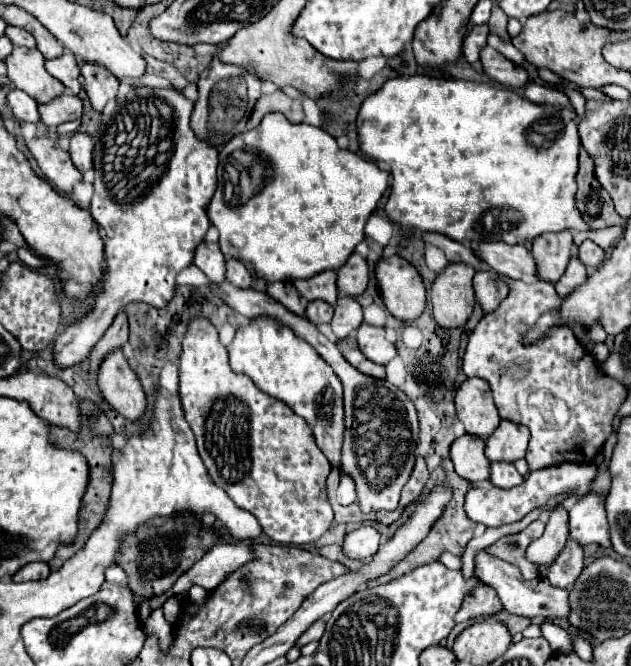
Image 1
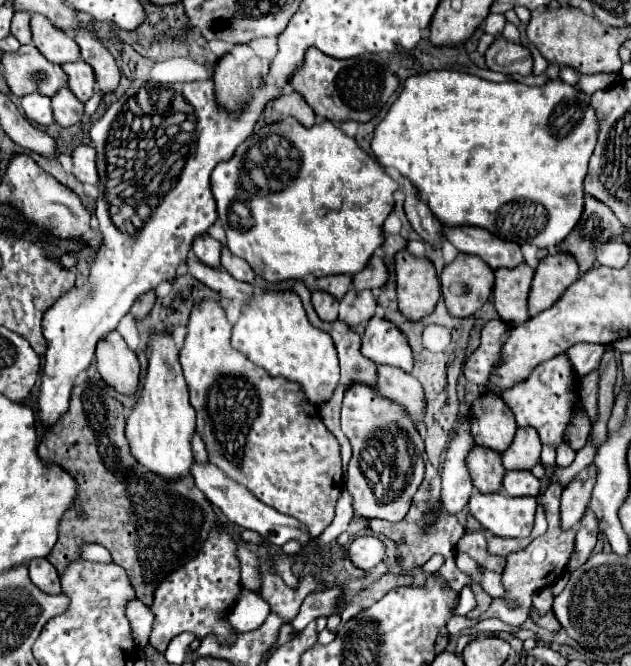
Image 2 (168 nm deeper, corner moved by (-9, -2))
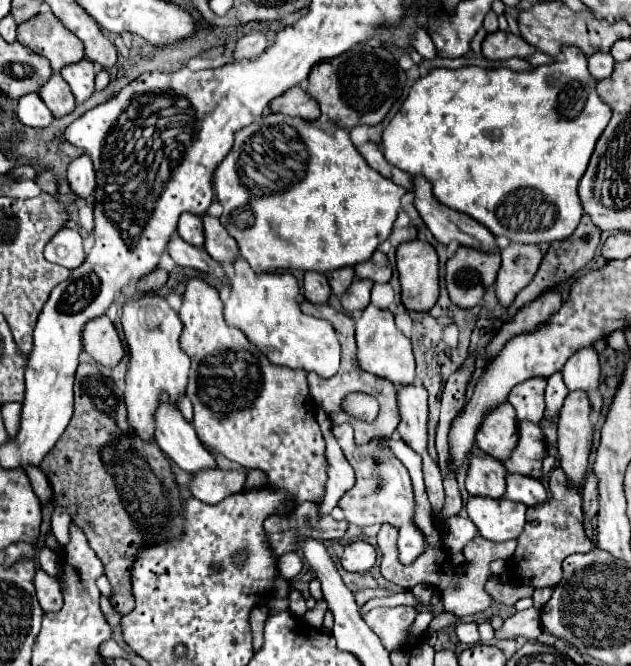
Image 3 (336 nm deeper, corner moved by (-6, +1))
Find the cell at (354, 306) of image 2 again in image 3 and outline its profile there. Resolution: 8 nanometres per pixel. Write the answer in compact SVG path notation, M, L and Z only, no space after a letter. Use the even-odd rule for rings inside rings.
M355 278L355 280L353 280L353 284L349 286L349 290L341 296L343 310L345 310L345 312L349 312L349 314L357 314L357 312L365 310L365 308L369 306L371 288L373 288L373 282L369 282L367 278L365 278L365 280Z

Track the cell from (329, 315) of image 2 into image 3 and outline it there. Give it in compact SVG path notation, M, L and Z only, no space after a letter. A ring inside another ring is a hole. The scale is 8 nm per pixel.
M315 270L305 272L303 294L313 304L325 304L329 300L329 294L331 294L331 286L329 286L325 274L317 274Z

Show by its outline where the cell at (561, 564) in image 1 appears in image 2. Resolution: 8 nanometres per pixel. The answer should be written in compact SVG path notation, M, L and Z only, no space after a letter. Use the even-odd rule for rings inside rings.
M586 511L586 517L580 521L578 531L576 531L576 547L568 561L568 573L572 569L578 569L582 565L582 561L586 561L592 555L592 551L596 547L596 535L598 535L598 523L596 523L594 515L590 511Z

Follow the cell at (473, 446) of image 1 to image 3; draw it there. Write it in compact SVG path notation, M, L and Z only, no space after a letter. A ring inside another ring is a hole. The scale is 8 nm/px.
M473 450L465 488L471 496L501 498L505 494L505 466L481 450Z

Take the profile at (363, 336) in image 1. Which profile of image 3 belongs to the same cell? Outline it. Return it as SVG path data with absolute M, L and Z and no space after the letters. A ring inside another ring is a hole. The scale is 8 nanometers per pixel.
M369 304L359 320L355 322L355 340L357 340L357 360L359 366L379 378L391 380L395 386L407 386L415 380L415 360L411 350L411 340L397 330L393 314Z

